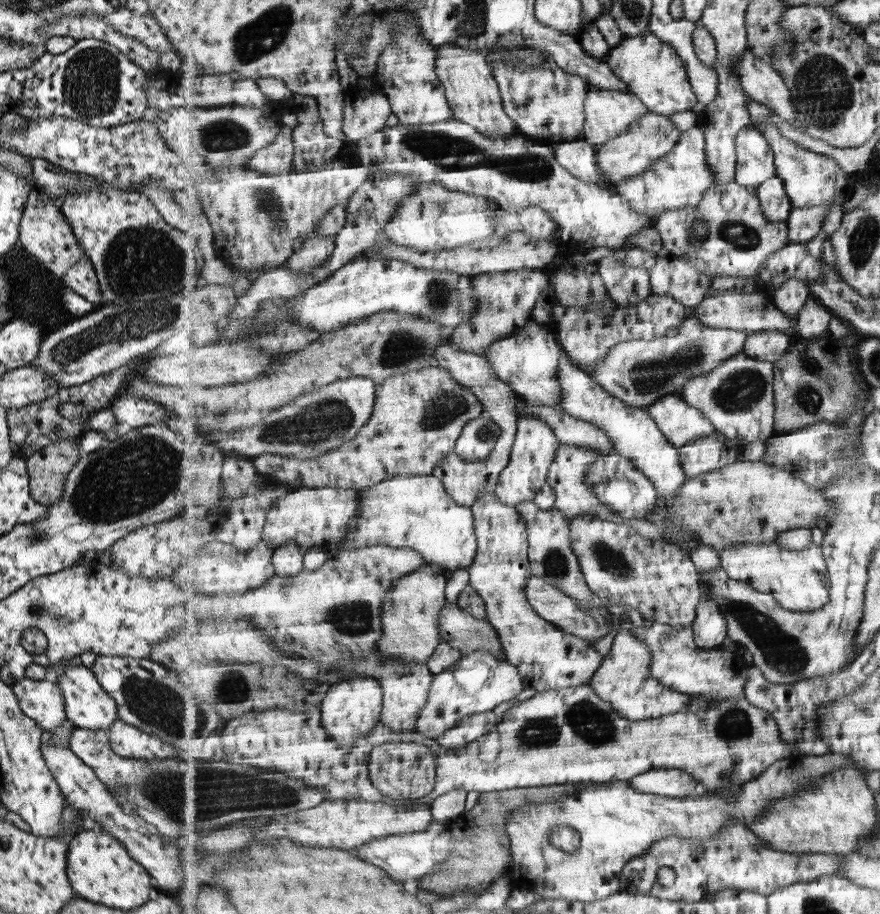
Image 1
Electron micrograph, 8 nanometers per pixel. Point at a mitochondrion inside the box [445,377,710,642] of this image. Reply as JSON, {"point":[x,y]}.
{"point":[615,564]}

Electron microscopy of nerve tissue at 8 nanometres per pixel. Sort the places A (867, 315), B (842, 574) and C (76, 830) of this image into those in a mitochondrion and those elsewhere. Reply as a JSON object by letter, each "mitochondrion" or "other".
{"A":"other","B":"other","C":"other"}

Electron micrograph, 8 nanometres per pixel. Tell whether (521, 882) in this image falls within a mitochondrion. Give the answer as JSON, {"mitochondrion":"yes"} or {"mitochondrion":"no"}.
{"mitochondrion":"no"}

